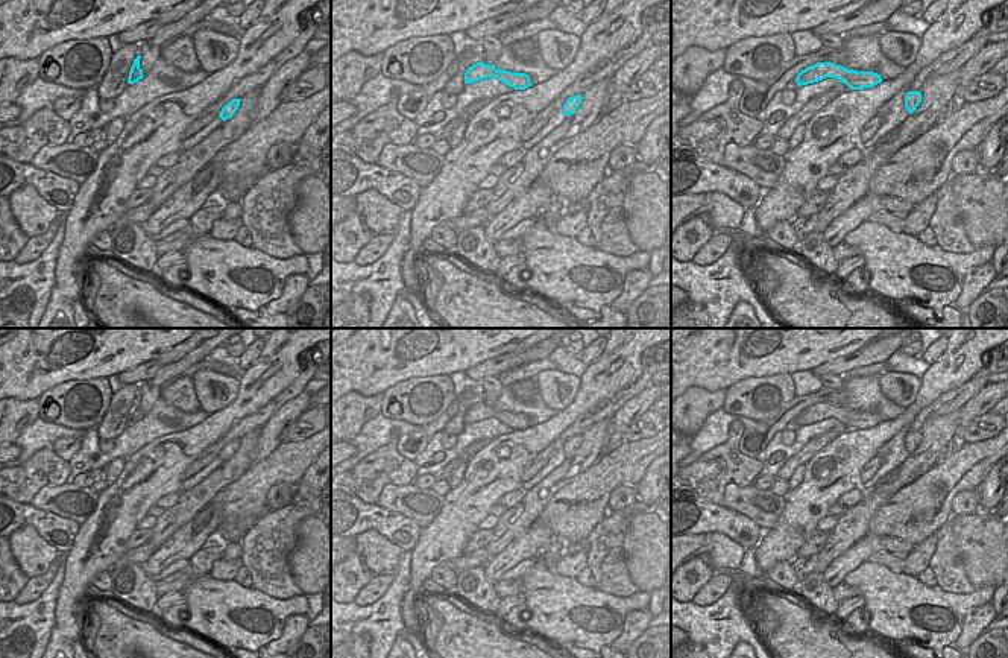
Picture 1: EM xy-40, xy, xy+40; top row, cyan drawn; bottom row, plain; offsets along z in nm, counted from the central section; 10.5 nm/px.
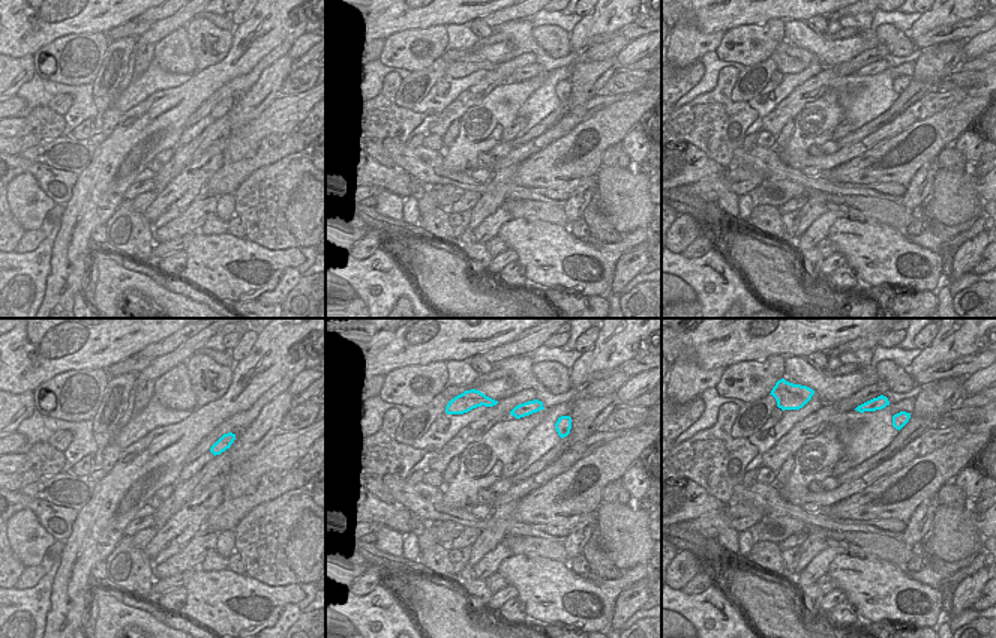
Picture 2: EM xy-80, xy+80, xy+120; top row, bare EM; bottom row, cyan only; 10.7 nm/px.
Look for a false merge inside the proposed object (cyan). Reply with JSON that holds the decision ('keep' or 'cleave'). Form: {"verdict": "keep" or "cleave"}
{"verdict": "keep"}

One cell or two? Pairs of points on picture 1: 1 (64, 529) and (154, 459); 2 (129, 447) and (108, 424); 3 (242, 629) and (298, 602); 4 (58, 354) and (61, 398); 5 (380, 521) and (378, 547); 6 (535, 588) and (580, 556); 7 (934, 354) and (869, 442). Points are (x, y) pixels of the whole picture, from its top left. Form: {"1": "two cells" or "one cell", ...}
{"1": "two cells", "2": "two cells", "3": "one cell", "4": "two cells", "5": "two cells", "6": "two cells", "7": "two cells"}

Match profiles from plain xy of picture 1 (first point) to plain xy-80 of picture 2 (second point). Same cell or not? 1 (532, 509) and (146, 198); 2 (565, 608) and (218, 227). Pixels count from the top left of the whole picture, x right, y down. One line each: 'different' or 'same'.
1: different
2: different

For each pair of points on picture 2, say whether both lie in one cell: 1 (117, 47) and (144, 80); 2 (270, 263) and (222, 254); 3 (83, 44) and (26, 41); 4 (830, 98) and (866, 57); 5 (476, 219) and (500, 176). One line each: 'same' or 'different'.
1: different
2: same
3: different
4: different
5: same

